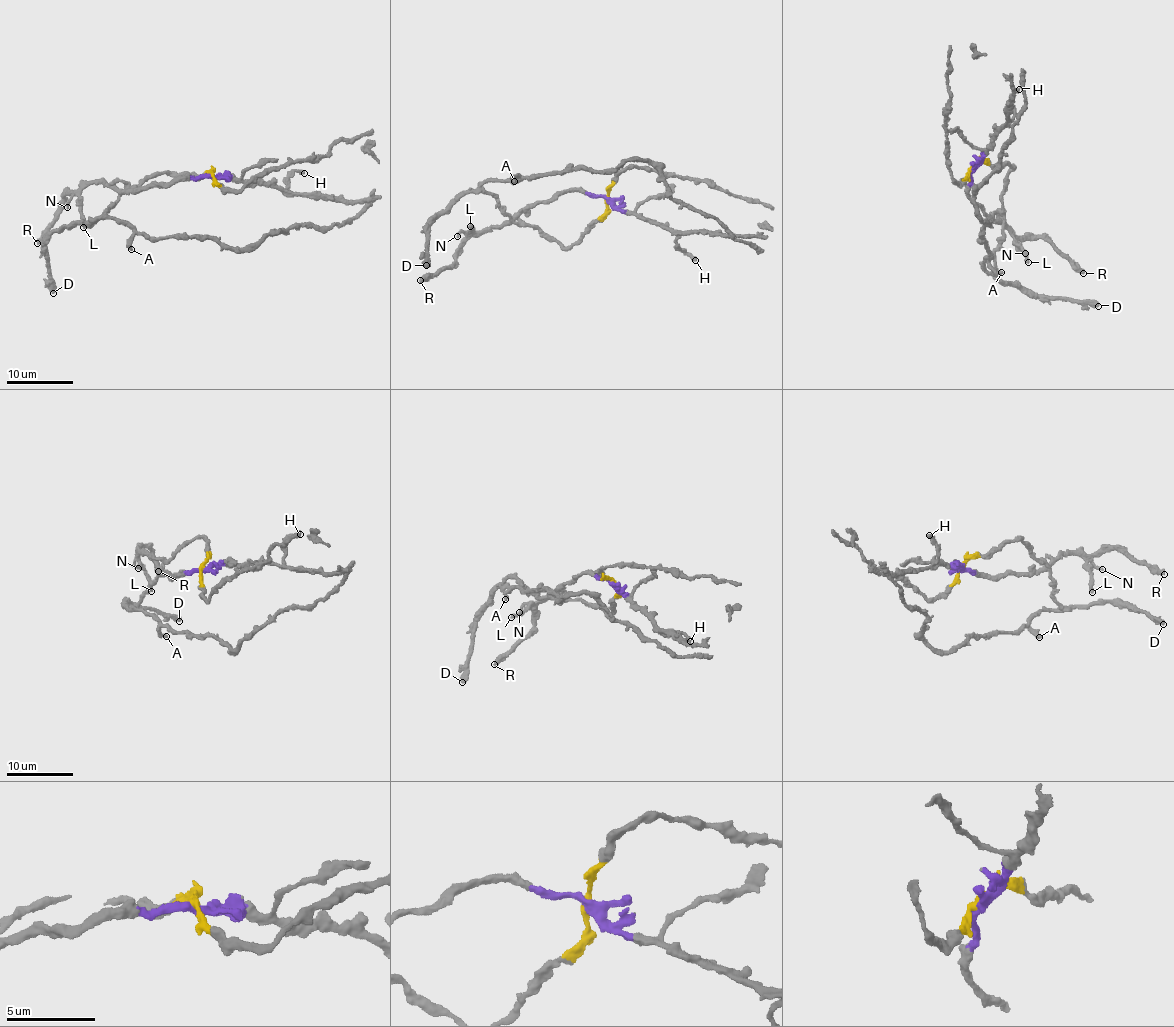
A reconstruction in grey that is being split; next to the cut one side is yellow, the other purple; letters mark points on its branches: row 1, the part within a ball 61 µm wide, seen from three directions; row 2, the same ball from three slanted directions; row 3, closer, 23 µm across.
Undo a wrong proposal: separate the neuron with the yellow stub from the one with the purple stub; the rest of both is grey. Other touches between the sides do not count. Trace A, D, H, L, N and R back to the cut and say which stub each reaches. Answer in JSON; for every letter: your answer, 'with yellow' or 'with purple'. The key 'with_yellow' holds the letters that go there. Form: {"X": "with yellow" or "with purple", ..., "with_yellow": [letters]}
{"A": "with yellow", "D": "with yellow", "H": "with purple", "L": "with purple", "N": "with purple", "R": "with purple", "with_yellow": ["A", "D"]}

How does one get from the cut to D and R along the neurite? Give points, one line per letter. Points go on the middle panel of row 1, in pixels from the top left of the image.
D: (607, 199), (601, 216), (577, 242), (563, 247), (513, 220), (486, 192), (460, 193), (428, 225), (426, 265)
R: (607, 199), (578, 190), (527, 205), (513, 220), (482, 229), (465, 242), (455, 264), (420, 280)

